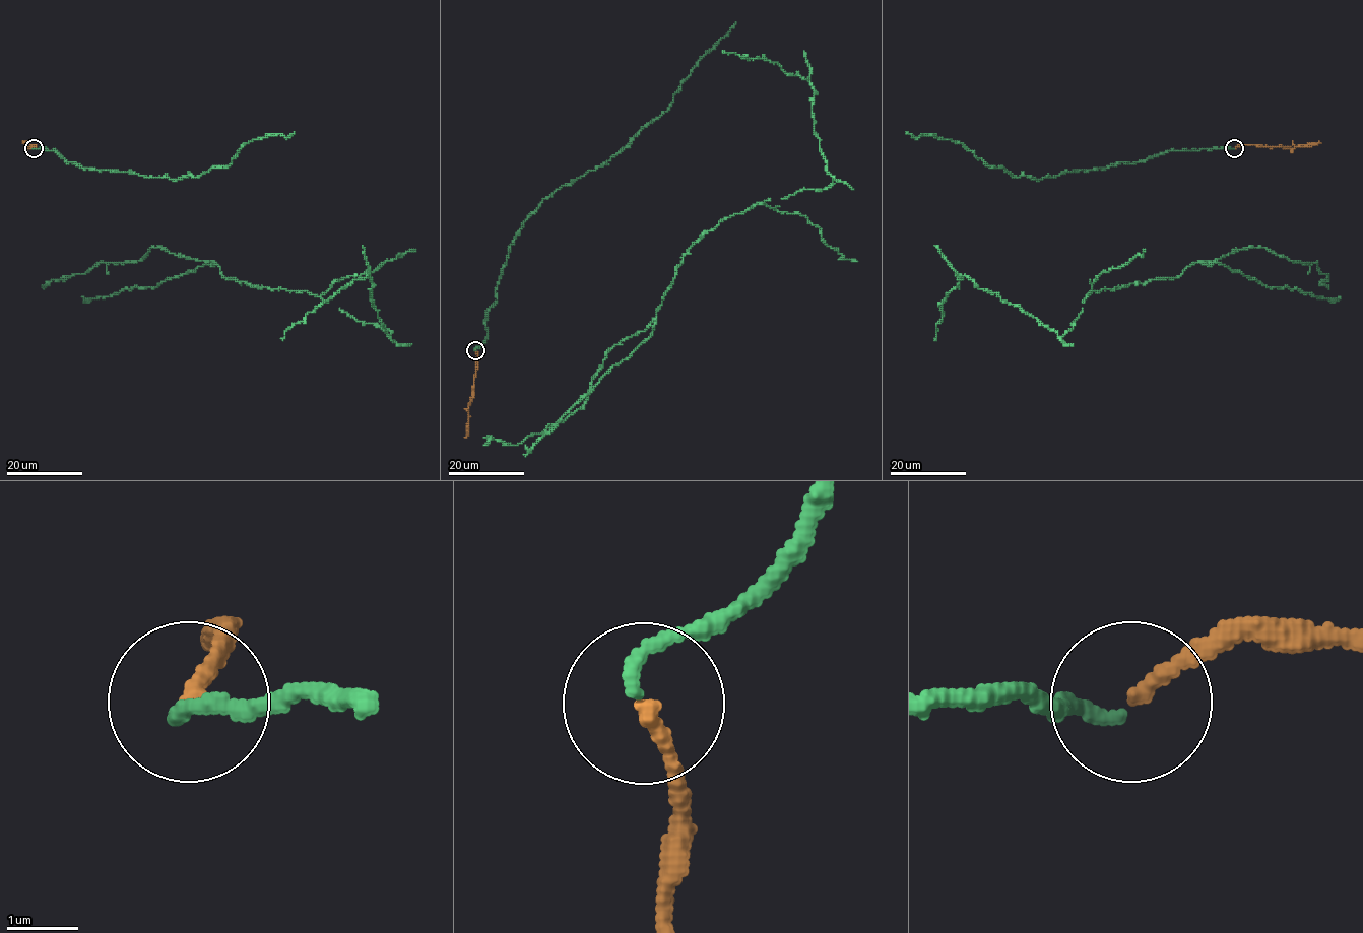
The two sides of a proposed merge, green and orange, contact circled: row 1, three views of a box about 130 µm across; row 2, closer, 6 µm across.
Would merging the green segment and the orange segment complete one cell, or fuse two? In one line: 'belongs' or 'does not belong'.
belongs

